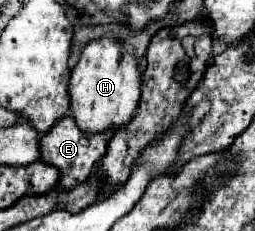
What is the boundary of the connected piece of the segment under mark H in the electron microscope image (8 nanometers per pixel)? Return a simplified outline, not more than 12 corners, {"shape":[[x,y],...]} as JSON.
{"shape":[[121,44],[85,46],[71,70],[71,116],[85,134],[125,126],[141,70]]}

